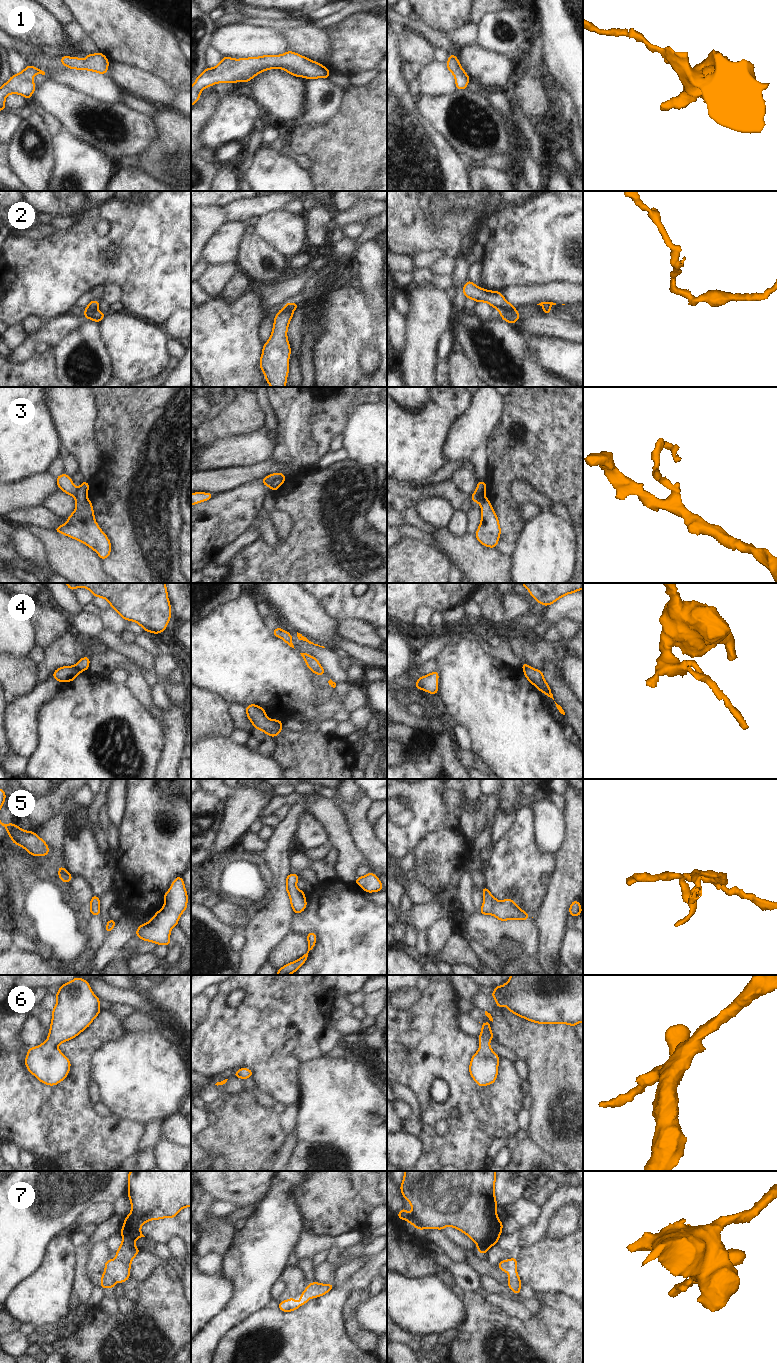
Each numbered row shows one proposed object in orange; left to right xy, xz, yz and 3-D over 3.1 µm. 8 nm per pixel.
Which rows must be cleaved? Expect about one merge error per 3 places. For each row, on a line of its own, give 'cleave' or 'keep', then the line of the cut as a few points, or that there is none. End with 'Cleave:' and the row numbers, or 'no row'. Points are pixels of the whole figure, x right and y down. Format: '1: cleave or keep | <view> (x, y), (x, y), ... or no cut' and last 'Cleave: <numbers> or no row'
1: keep | no cut
2: keep | no cut
3: cleave | xy (73, 495), (80, 490), (83, 496), (87, 498)
4: cleave | xy (73, 666), (80, 671)
5: keep | no cut
6: keep | no cut
7: keep | no cut
Cleave: 3, 4

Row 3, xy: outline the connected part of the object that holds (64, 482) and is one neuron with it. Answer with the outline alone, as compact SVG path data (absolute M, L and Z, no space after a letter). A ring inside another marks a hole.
M64 473L56 477L56 481L59 489L64 491L66 494L74 496L79 490L81 490L84 493L84 498L87 499L87 493L89 489L89 483L87 481L83 481L80 487L76 488L71 477Z

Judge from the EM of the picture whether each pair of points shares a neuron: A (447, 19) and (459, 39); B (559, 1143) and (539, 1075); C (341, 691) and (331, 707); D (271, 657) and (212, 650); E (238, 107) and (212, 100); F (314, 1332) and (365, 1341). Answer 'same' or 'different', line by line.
A: different
B: same
C: same
D: same
E: different
F: different

